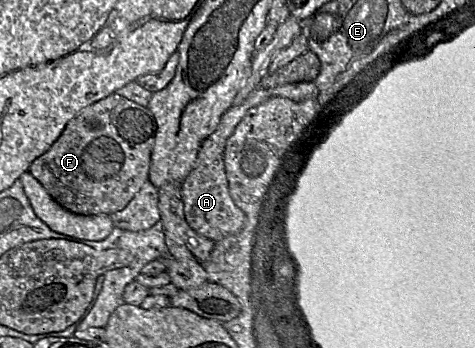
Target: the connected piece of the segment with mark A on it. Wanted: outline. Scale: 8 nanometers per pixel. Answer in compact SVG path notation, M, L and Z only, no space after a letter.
M313 81L288 83L273 88L256 88L241 104L232 105L227 109L222 115L216 130L202 144L194 168L180 184L185 219L196 233L217 242L238 233L244 225L245 214L235 205L229 194L223 155L228 138L247 110L272 97L282 97L300 102L310 98L316 99L317 95L318 89Z

